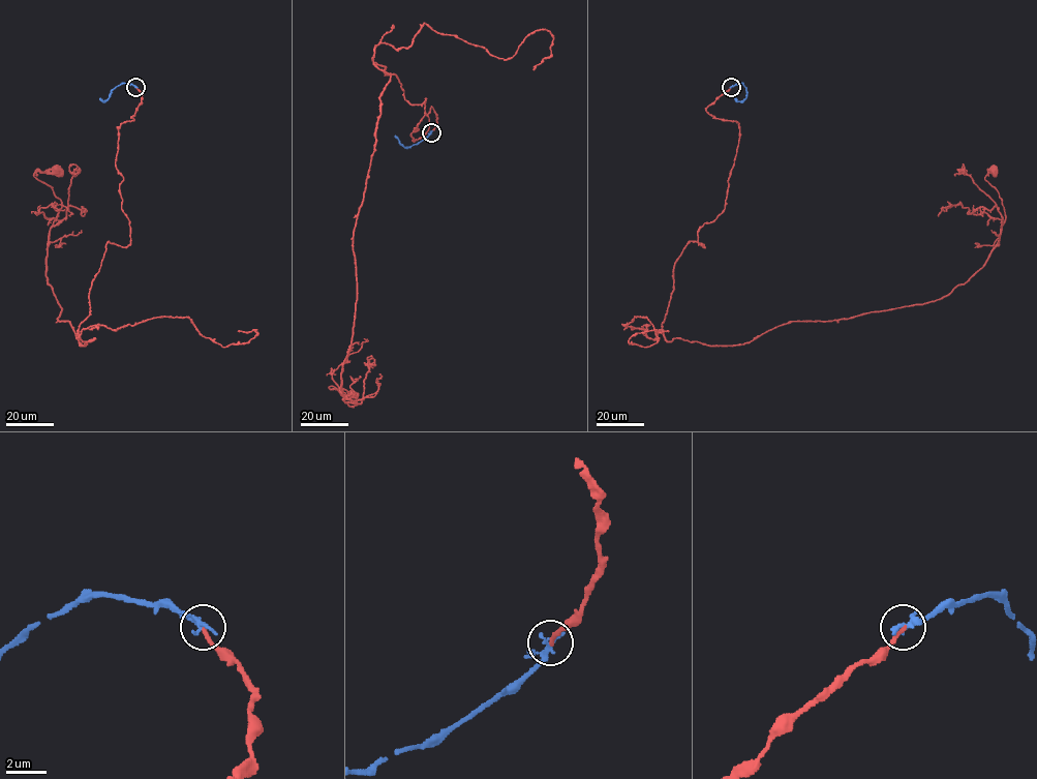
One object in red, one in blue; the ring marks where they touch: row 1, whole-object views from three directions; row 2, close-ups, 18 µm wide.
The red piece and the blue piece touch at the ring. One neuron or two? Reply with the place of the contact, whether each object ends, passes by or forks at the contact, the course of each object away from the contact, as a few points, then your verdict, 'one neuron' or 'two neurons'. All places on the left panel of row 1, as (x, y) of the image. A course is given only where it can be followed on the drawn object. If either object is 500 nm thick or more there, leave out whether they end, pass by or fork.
(135, 87) | red ends | blue passes by | red via (135, 87), (115, 160), (130, 243), (105, 244), (85, 346), (46, 276), (61, 201), (33, 175), (56, 171) | blue via (135, 87), (122, 83), (105, 100), (99, 98) | one neuron

